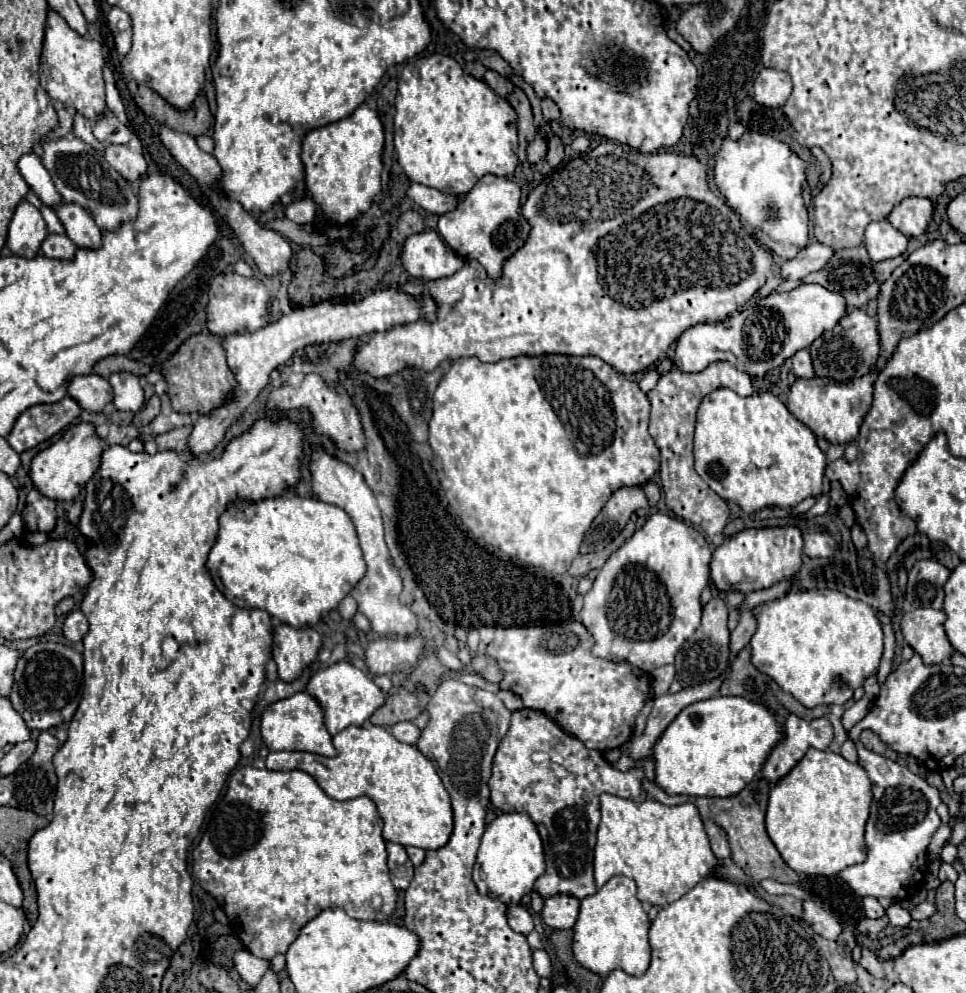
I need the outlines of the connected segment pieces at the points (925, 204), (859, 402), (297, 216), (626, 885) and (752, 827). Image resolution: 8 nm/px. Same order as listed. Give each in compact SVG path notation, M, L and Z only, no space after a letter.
M910 197L910 199L904 199L888 215L888 221L906 237L920 237L928 231L932 223L932 213L934 213L934 205L928 199Z
M876 373L840 385L834 383L832 379L820 379L820 377L796 379L796 383L790 387L788 411L804 425L808 425L818 437L824 437L830 443L848 443L856 439L862 417L870 409L874 379Z
M304 197L300 201L294 201L284 209L284 215L290 217L292 221L298 221L298 223L312 223L316 213L318 213L318 205L312 197Z
M616 875L594 895L580 901L572 951L576 961L596 975L608 975L614 969L622 969L632 977L640 977L650 965L648 929L650 919L640 899L636 897L636 881L624 875Z
M758 777L750 783L750 787L740 791L736 797L730 797L730 801L728 799L710 799L708 801L710 809L708 809L706 817L726 829L730 849L732 849L732 859L738 867L744 869L744 873L748 877L752 877L754 881L774 879L780 883L800 885L800 877L784 863L776 845L770 841L770 837L766 833L764 817L766 817L766 805L768 805L768 793L770 793L770 785Z

